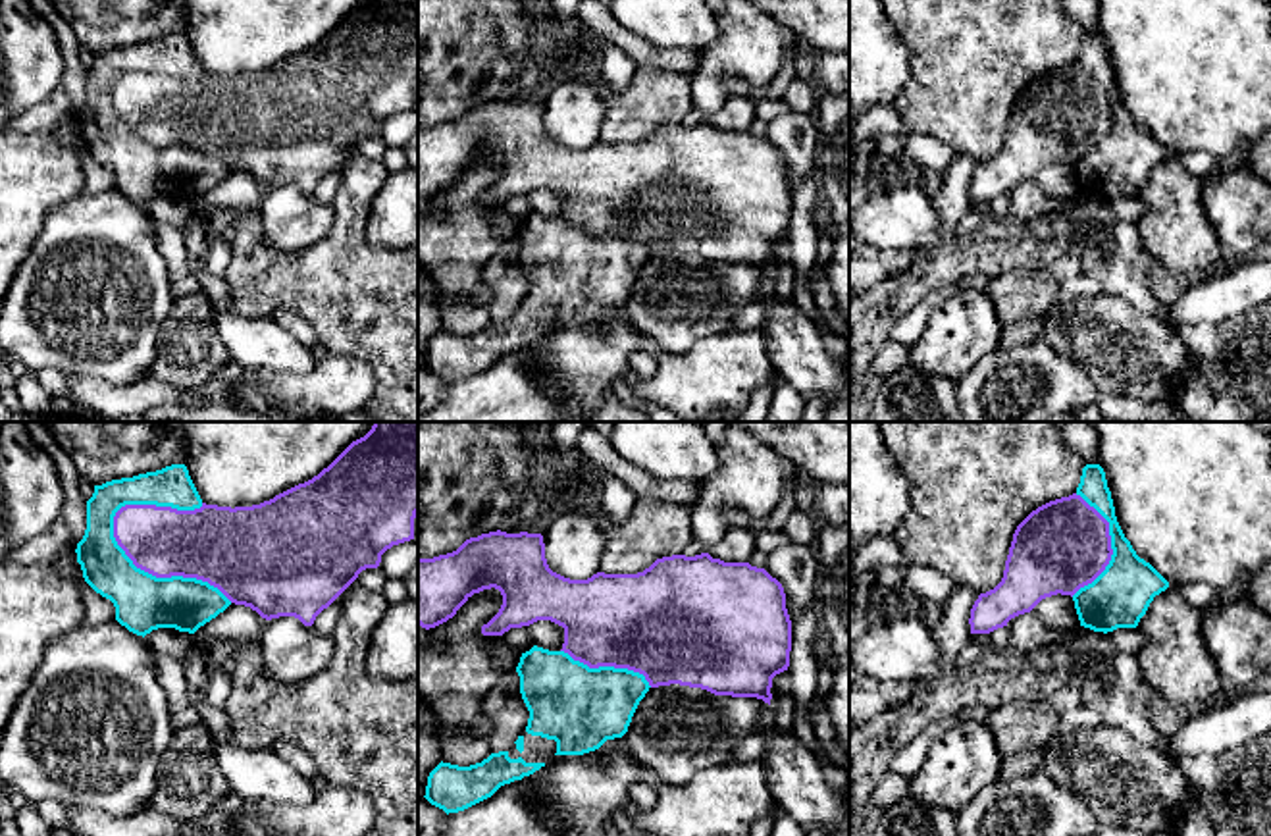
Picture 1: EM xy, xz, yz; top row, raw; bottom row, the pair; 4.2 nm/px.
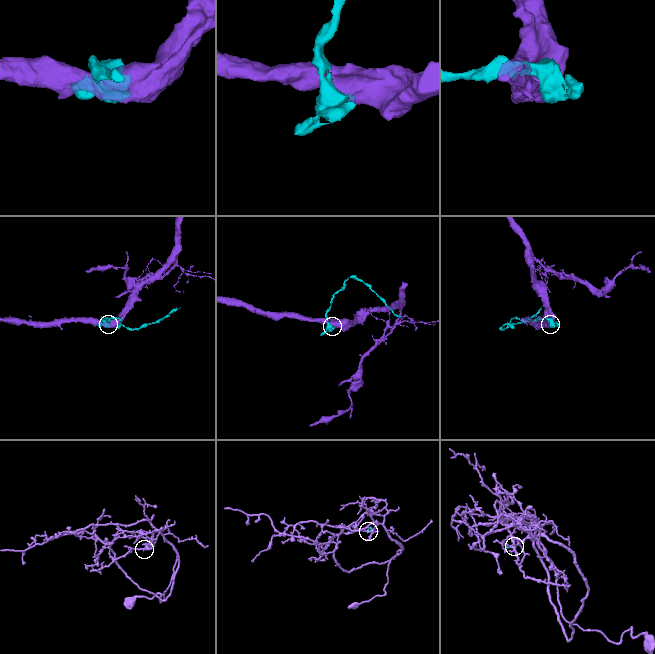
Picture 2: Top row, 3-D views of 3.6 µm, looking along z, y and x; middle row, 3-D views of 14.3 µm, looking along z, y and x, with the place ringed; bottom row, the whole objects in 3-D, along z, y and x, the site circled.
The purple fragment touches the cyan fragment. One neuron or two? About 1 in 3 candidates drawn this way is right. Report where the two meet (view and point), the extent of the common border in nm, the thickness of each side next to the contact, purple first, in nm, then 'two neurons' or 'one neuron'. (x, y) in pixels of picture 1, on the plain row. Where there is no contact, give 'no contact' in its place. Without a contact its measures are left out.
meets purple in xy at (158, 145); contact 600 nm long; 300 nm thick on the purple side, 240 nm on the other; two neurons

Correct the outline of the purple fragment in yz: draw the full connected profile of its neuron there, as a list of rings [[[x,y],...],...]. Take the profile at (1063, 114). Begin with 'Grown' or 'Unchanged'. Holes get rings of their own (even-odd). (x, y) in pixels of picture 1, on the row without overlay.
Unchanged. [[[1073,62],[1032,79],[1015,98],[1001,150],[971,177],[971,202],[990,202],[1051,164],[1075,164],[1113,123],[1109,91]]]

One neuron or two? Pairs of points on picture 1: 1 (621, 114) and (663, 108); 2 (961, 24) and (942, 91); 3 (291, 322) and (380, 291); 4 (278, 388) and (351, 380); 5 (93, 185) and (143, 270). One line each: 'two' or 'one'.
1: one
2: one
3: two
4: one
5: two

